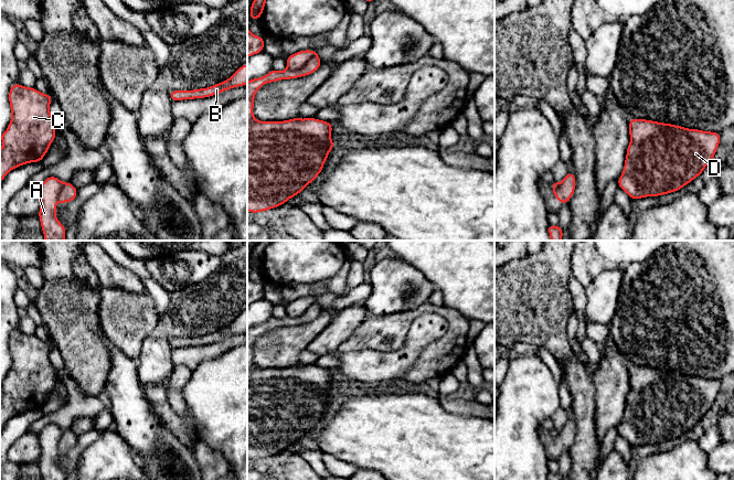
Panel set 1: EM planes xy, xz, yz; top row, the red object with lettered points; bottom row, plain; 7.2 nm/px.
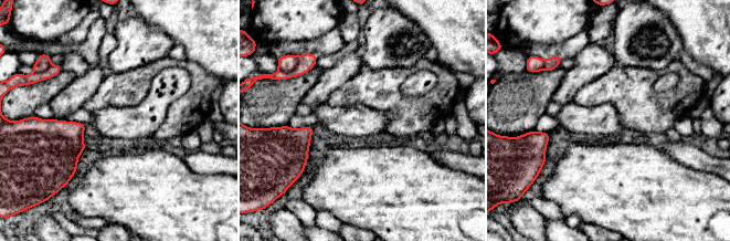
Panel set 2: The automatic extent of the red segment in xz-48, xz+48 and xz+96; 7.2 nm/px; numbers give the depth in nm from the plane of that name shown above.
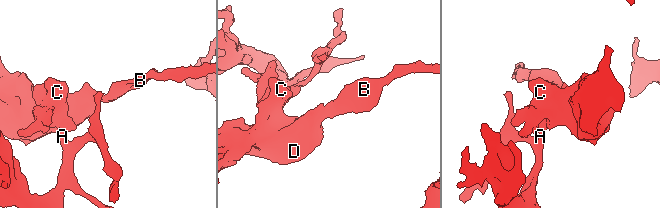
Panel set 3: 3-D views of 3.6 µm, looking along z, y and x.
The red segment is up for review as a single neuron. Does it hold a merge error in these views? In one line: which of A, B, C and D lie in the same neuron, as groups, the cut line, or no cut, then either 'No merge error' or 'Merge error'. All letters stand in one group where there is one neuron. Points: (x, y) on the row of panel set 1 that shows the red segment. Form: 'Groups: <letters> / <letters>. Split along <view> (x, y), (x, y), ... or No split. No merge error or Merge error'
Groups: A / B C D. Split along xz (316, 51), (300, 67), (288, 70). Merge error

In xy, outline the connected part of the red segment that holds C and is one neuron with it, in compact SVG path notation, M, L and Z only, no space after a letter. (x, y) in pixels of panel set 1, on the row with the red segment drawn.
M14 83L9 89L11 121L0 136L3 147L0 150L0 182L13 169L31 162L41 162L56 136L55 124L50 111L53 94L46 95L34 87Z

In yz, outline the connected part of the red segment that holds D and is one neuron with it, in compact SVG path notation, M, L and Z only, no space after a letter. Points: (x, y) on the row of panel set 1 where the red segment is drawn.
M632 117L629 120L629 136L625 166L617 183L631 200L679 191L701 175L704 168L712 163L721 142L719 132Z

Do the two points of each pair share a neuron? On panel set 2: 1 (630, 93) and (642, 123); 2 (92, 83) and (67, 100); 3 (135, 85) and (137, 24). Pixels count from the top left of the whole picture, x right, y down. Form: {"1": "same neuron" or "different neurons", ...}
{"1": "same neuron", "2": "same neuron", "3": "different neurons"}

